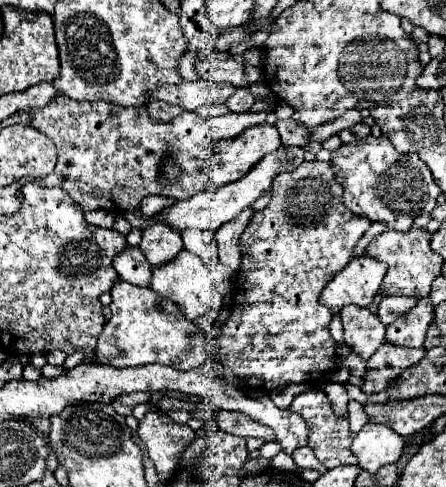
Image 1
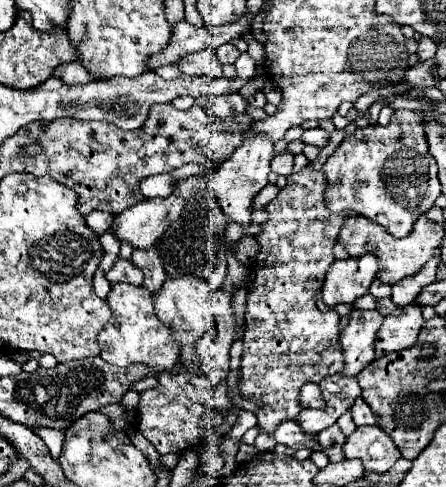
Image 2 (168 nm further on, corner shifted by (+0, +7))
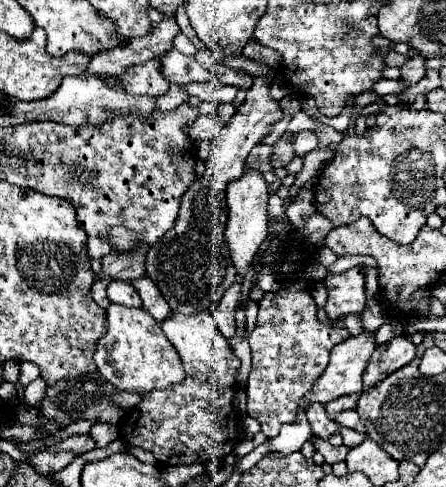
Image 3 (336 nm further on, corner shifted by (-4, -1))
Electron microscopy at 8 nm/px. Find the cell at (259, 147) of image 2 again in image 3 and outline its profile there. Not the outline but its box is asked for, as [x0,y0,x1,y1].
[225,170,269,278]

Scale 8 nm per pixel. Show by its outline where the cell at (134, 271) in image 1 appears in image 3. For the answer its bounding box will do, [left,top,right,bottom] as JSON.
[107,280,141,308]

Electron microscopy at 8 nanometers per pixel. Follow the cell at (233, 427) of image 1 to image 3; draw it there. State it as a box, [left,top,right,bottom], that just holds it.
[313,438,349,464]

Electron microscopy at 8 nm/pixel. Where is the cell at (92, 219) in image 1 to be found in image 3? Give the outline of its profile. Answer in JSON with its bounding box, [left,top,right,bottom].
[87,238,111,260]

